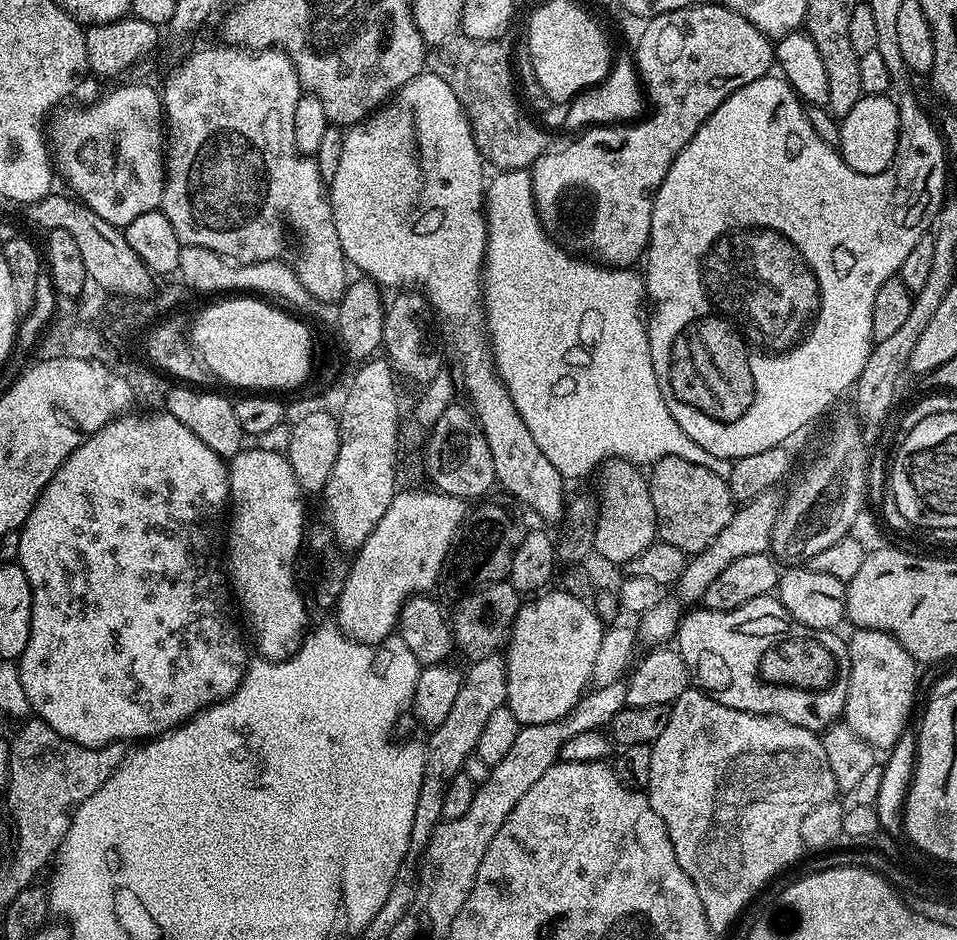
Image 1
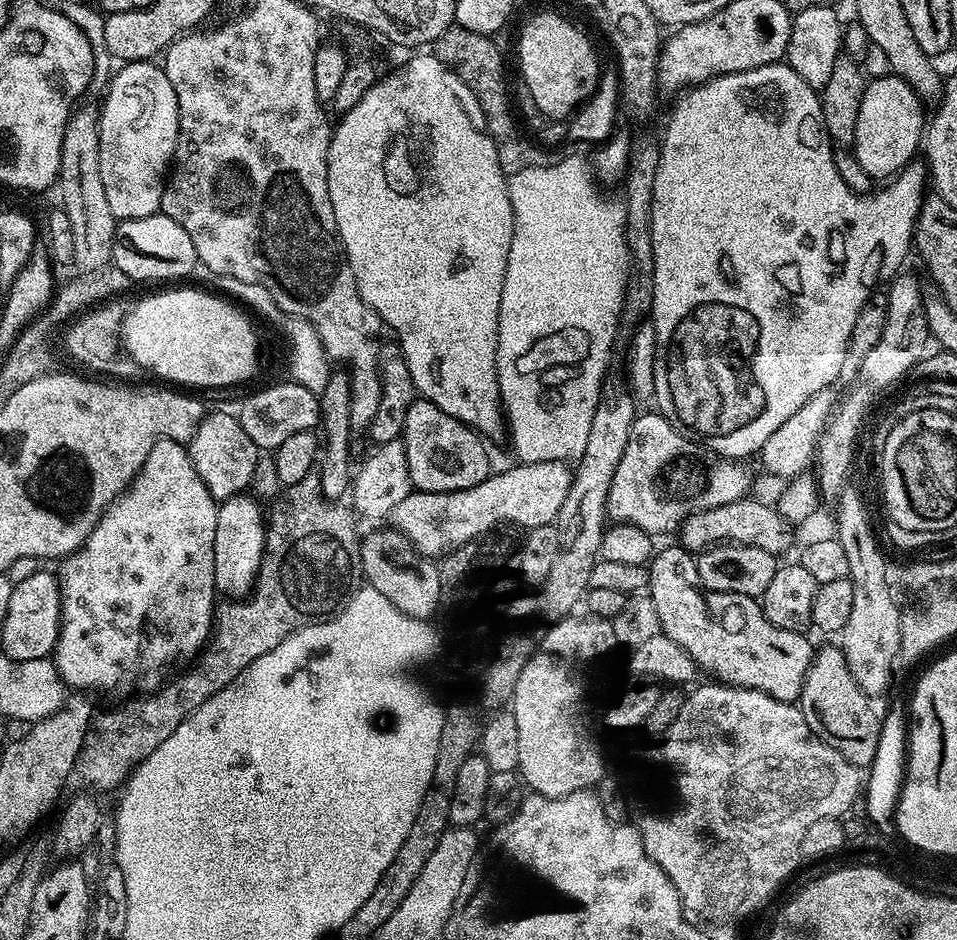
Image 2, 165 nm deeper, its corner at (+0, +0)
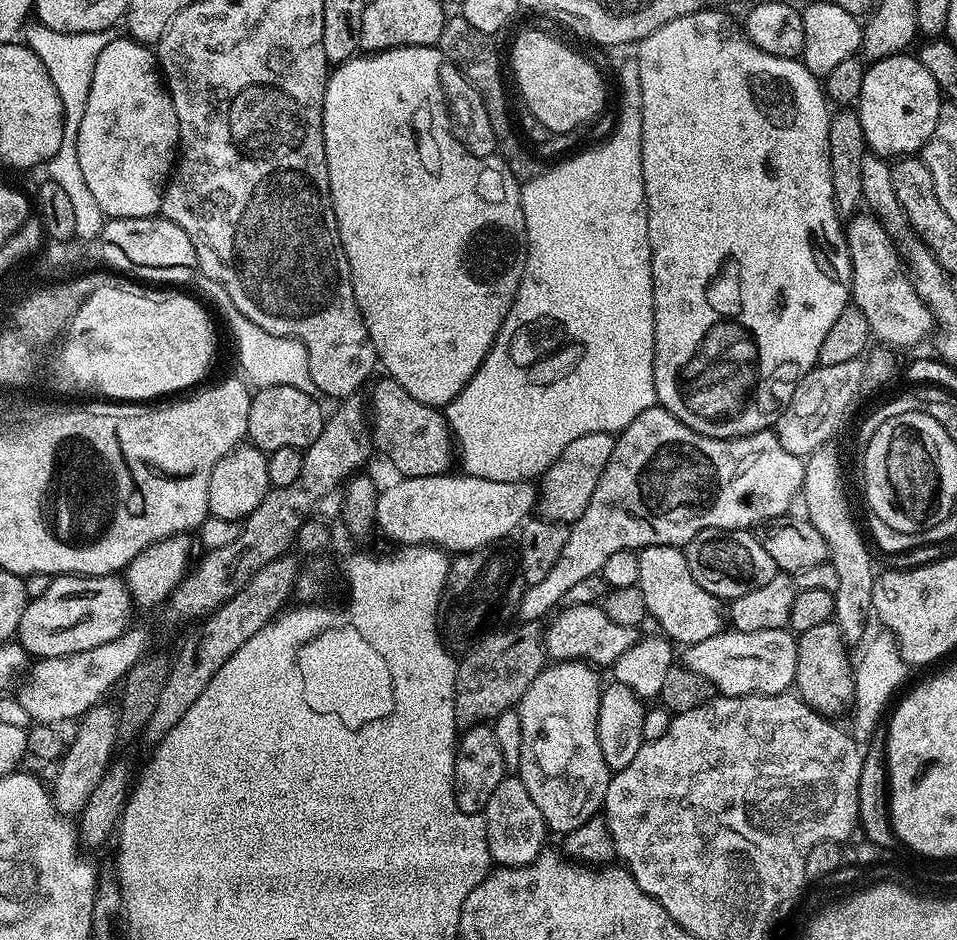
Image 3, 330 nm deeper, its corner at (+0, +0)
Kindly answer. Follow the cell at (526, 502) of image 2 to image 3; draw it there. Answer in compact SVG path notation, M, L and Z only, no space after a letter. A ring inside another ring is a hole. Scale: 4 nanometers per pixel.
M595 432L582 434L582 438L574 438L566 450L556 459L543 474L538 488L538 504L542 509L548 508L547 519L558 524L573 525L582 514L586 514L586 506L590 506L590 498L602 478L602 470L606 470L606 462L610 462L610 454L616 445L616 436L611 432Z

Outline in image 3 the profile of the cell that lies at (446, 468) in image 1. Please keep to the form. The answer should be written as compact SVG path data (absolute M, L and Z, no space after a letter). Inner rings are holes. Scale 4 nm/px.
M383 378L384 380L380 380L377 382L376 386L372 390L372 404L370 400L370 427L372 430L372 438L377 449L380 448L384 451L384 456L389 460L390 463L393 464L394 467L397 468L399 475L401 477L409 477L409 476L432 476L432 475L442 475L447 473L449 469L453 466L452 464L452 440L454 444L454 433L449 425L447 415L439 407L433 406L431 404L423 404L422 402L418 402L418 398L414 398L413 396L406 391L398 381L391 378Z

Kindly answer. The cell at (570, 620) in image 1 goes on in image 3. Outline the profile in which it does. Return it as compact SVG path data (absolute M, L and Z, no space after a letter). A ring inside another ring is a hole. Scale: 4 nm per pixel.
M562 660L549 663L538 674L538 678L534 678L534 682L530 682L526 694L522 694L518 705L520 721L522 722L522 758L520 759L518 777L525 784L527 793L533 798L535 805L538 806L544 816L547 827L553 833L554 831L561 832L561 834L573 832L578 826L582 826L582 822L586 822L586 818L597 815L603 809L606 790L608 789L608 784L612 781L613 773L606 766L606 758L602 756L602 746L598 740L598 712L602 679L600 680L599 674L595 671L597 669L584 660Z

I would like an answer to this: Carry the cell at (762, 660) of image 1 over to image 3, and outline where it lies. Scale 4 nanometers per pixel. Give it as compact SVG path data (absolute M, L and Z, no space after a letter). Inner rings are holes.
M659 544L639 549L638 555L638 587L642 590L642 598L646 598L649 617L660 623L659 631L663 635L677 645L687 646L706 642L706 638L714 638L725 631L725 617L716 609L717 597L694 582L688 569L687 555L679 547Z

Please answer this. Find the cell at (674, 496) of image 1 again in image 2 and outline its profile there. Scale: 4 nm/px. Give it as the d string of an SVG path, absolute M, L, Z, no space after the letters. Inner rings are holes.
M745 498L718 506L709 512L696 512L683 524L678 533L679 543L693 554L699 554L706 548L718 544L745 544L758 546L773 554L781 554L792 544L793 525L780 515L773 505L763 504L755 498Z

